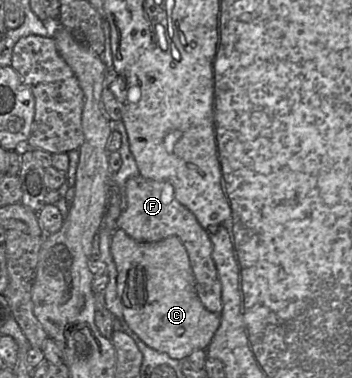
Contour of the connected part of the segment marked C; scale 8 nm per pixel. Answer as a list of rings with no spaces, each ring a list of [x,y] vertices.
[[[117,228],[111,235],[110,252],[117,270],[117,298],[124,320],[148,347],[183,360],[195,350],[206,350],[220,325],[220,315],[208,310],[199,299],[188,253],[176,236],[158,242],[138,242]]]

